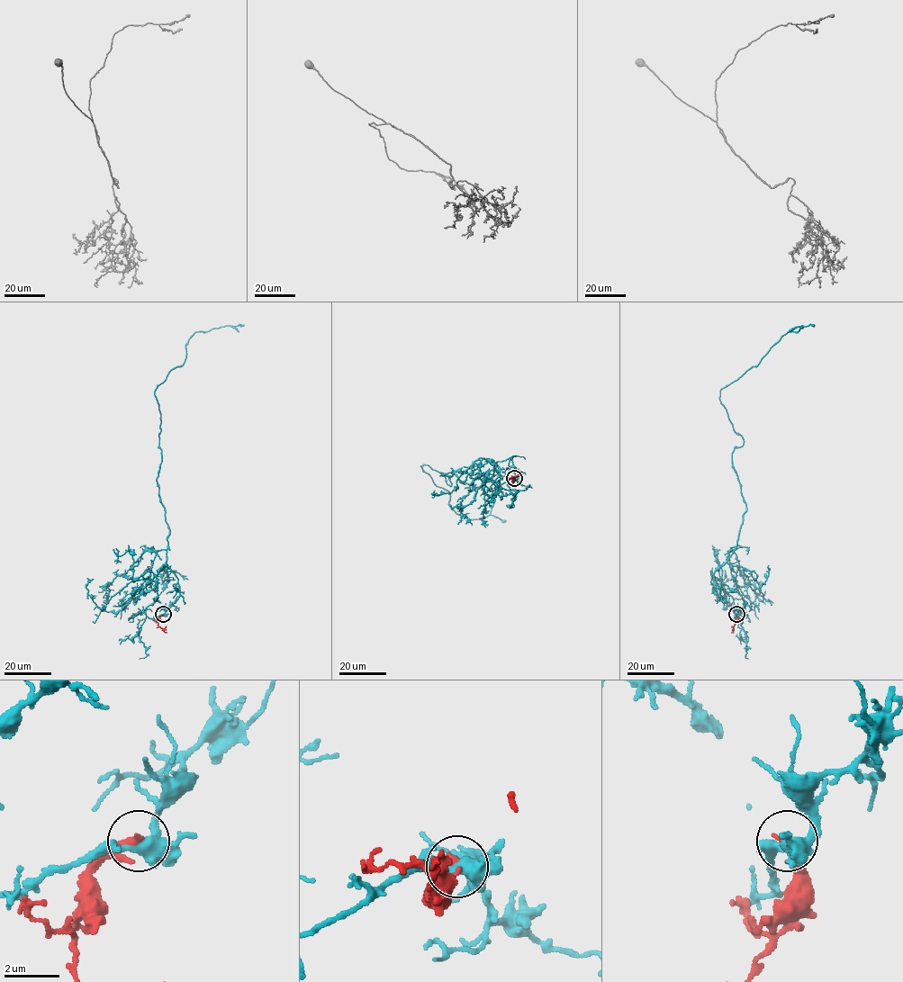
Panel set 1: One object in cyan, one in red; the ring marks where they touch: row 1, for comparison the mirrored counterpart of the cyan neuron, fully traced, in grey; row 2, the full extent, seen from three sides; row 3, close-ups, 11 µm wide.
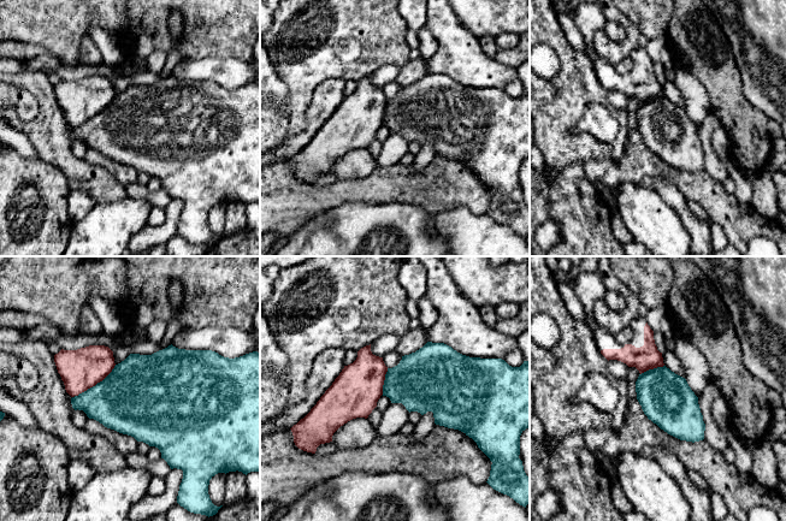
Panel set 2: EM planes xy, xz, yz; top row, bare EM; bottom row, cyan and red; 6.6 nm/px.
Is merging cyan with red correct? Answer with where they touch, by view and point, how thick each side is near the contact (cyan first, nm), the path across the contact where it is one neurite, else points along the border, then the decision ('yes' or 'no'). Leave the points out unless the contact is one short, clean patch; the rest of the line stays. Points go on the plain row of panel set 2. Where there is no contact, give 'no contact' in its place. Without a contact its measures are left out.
meets cyan in xy at (95, 116); 440 nm thick on the cyan side, 280 nm on the other; no

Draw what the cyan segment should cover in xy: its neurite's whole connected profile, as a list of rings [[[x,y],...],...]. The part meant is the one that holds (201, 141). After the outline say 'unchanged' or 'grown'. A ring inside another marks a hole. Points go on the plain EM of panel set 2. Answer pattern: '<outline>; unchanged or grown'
[[[172,75],[152,85],[130,84],[95,117],[71,129],[75,141],[83,141],[105,158],[134,167],[161,183],[171,200],[183,201],[177,233],[194,244],[213,247],[223,237],[212,233],[209,211],[218,203],[260,202],[260,83],[229,89],[212,81],[185,81]]]; unchanged

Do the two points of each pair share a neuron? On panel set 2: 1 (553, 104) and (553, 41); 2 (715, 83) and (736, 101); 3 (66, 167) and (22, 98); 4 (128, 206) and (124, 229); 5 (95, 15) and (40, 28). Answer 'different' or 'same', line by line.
1: same
2: same
3: different
4: same
5: same

